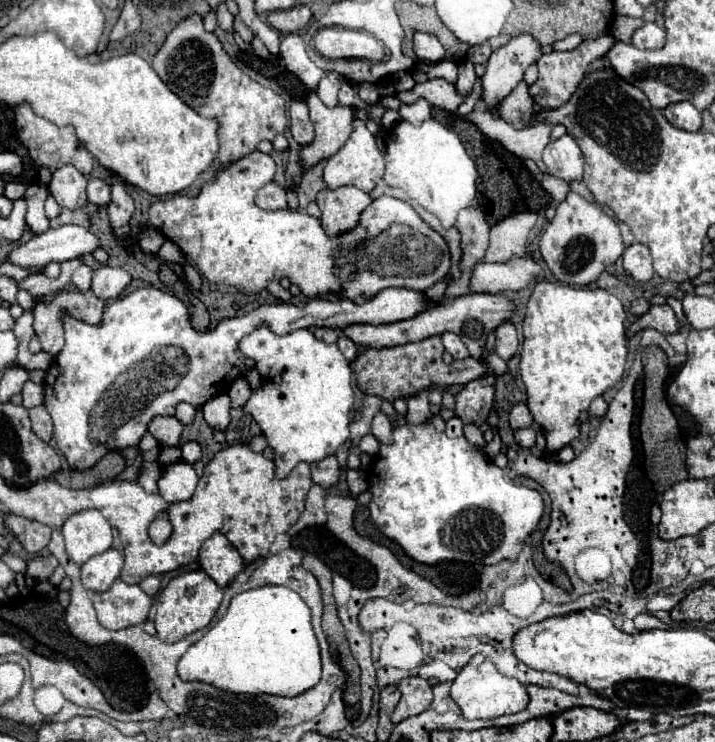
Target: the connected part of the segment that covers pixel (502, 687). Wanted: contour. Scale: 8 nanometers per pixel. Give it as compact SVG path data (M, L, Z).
M476 654L456 676L452 682L452 700L460 706L462 716L468 720L480 718L480 720L494 720L498 716L516 714L528 706L528 692L526 686L520 684L516 678L502 676L496 666L484 658L482 654Z

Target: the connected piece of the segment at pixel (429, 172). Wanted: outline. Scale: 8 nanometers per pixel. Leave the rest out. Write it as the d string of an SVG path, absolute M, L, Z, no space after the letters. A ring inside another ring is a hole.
M434 118L426 120L422 126L412 126L402 120L386 134L386 150L386 184L402 188L422 208L436 214L444 228L452 228L458 212L476 198L478 178L476 166L466 154L458 134Z

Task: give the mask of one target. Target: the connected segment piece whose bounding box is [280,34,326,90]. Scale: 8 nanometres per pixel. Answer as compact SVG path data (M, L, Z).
M292 34L292 36L284 36L282 44L280 44L280 56L286 64L286 68L296 74L300 78L302 84L306 84L310 90L316 90L318 80L326 74L324 70L320 70L306 54L306 46L302 36Z

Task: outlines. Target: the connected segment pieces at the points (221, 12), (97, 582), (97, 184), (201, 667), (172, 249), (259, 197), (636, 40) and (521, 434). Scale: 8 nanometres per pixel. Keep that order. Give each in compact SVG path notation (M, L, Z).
M220 4L216 14L218 14L218 26L220 26L224 32L232 32L232 14L228 12L226 4Z
M110 548L98 556L92 556L82 564L82 584L94 592L106 592L110 584L120 576L124 556Z
M90 178L88 180L88 202L96 206L106 206L110 202L110 186L104 180Z
M266 584L236 594L230 600L226 614L196 642L178 662L178 676L186 682L202 680L204 684L214 684L224 692L238 694L274 694L274 696L300 696L302 692L314 688L322 678L320 646L312 628L312 612L298 592L286 586Z
M166 240L164 242L164 246L158 250L158 256L162 258L162 260L166 260L166 262L172 262L172 264L186 264L186 256L180 252L180 248L174 244L174 242L170 242L170 240Z
M268 182L264 188L258 190L254 202L262 208L262 210L280 210L280 208L288 208L286 206L286 190L280 188L276 182Z
M646 22L632 34L632 44L636 48L662 48L664 46L664 30L656 22Z
M522 428L514 432L514 440L518 442L518 446L522 448L532 448L536 442L536 430L534 428Z

